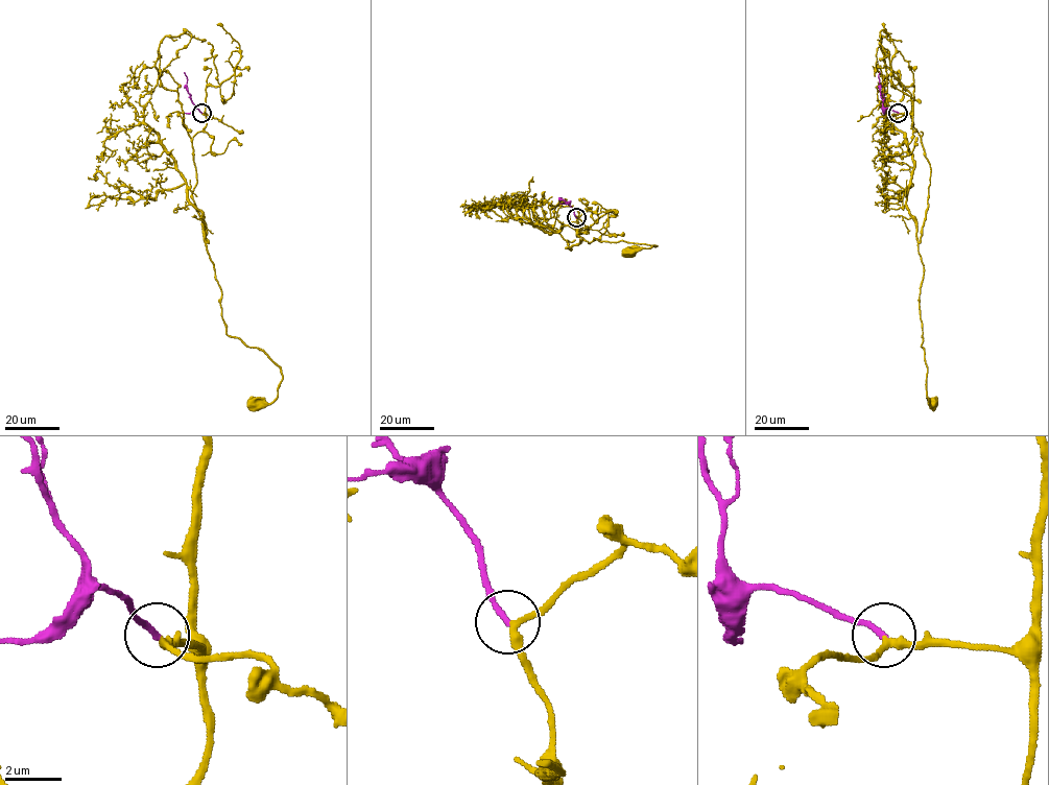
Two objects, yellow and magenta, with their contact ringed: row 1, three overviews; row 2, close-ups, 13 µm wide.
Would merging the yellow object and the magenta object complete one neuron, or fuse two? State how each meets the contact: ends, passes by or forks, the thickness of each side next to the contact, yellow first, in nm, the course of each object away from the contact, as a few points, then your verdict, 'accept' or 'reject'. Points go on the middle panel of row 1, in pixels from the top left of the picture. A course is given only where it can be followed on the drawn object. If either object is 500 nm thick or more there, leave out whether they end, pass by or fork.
yellow passes by; magenta ends; calibres 240 and 220 nm; course yellow (576, 217), (580, 232), (567, 241), (570, 250), (580, 237), (589, 243), (596, 239), (657, 245), (626, 252); course magenta (576, 217), (569, 201), (558, 199); accept

